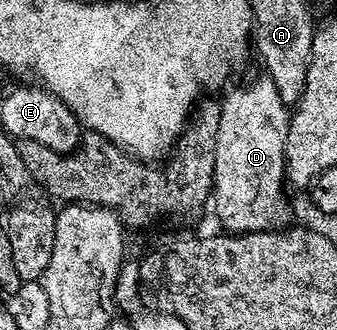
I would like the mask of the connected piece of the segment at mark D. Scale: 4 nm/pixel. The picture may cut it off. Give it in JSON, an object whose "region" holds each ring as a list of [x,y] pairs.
{"region":[[[261,74],[253,84],[244,84],[236,88],[228,97],[223,97],[220,105],[220,121],[218,122],[218,134],[216,135],[216,157],[214,158],[214,204],[216,200],[216,216],[225,224],[227,231],[232,234],[243,234],[246,232],[270,232],[280,230],[289,223],[288,200],[284,197],[286,189],[286,177],[284,175],[284,151],[286,150],[286,134],[290,123],[289,105],[282,102],[278,94],[278,86],[274,84],[271,76]]]}

